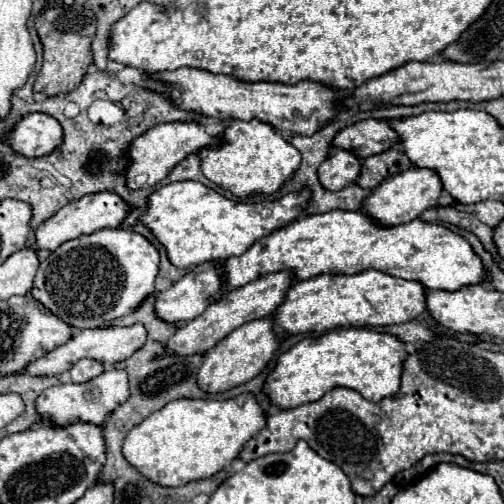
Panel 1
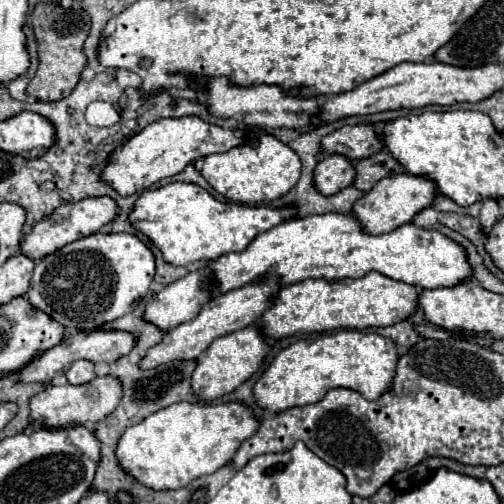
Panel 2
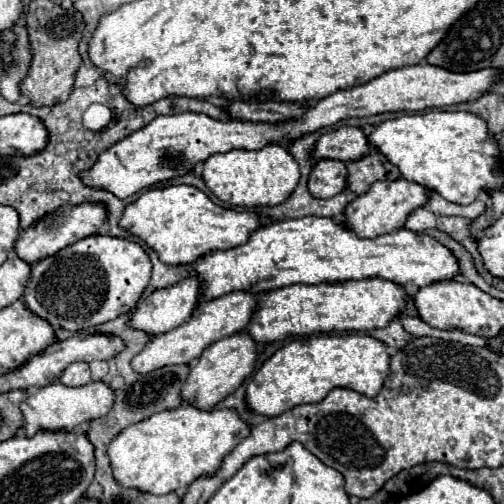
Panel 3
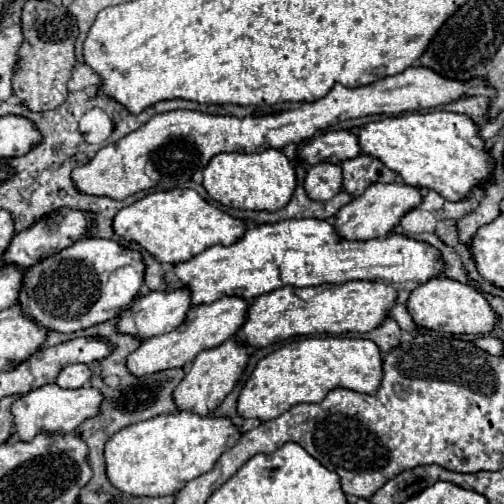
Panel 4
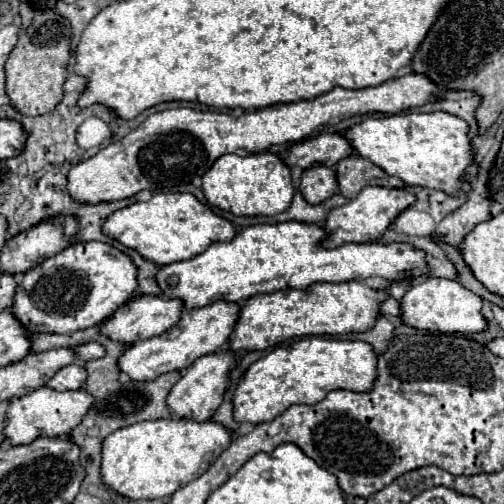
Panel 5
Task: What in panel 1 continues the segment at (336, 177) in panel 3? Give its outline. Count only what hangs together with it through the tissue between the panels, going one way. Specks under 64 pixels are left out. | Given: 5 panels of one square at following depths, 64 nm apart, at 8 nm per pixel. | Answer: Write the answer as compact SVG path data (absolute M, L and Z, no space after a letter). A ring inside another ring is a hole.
M334 148L332 154L320 164L318 176L320 176L320 182L324 184L324 188L342 190L358 180L360 158L356 158L356 154L352 154L348 150Z

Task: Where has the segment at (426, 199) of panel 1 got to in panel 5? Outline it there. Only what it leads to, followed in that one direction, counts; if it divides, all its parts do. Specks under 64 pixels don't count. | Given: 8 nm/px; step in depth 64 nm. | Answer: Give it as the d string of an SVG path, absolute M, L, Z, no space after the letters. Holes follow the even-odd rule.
M368 186L364 188L356 198L352 198L348 204L334 208L324 224L324 230L328 232L328 240L324 242L326 248L336 248L346 242L374 242L378 240L388 226L396 220L400 212L410 208L416 202L414 192L406 188L384 188L384 186Z

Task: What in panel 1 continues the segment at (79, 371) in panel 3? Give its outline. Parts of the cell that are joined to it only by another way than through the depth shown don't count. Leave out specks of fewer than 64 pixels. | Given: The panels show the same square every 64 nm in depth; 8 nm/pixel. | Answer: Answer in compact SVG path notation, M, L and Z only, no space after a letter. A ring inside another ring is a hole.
M82 358L72 366L70 376L72 376L72 382L88 382L88 380L96 378L102 372L104 372L104 364L102 362L90 360L90 358Z

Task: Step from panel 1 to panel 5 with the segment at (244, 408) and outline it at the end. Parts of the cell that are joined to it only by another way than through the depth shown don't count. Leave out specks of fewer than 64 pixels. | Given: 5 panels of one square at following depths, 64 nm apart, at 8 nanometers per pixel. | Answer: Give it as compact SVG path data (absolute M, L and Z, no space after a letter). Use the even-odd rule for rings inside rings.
M160 418L152 422L138 422L112 432L104 440L100 474L104 484L108 484L114 492L128 496L132 500L164 498L172 496L178 488L186 486L188 482L196 480L200 474L204 474L216 462L216 458L230 446L230 442L232 442L232 432L212 420L196 422L190 418Z

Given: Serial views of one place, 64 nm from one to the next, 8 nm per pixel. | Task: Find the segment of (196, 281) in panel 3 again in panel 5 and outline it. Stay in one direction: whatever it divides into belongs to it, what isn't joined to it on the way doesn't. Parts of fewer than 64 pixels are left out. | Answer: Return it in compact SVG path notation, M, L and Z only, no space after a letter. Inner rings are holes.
M138 296L128 300L124 306L120 306L112 318L108 318L100 328L106 336L118 340L118 342L128 342L134 344L136 340L160 336L172 326L178 324L180 312L184 310L184 302L180 298L160 298L160 296Z

